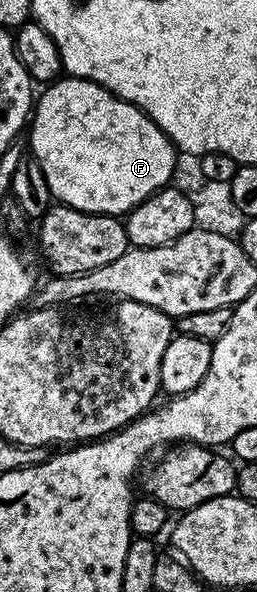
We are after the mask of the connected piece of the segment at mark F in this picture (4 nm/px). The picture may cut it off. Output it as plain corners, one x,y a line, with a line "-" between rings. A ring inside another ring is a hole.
65,75
52,83
46,84
42,89
45,90
42,93
40,90
39,96
36,98
31,110
31,120
27,125
27,137
29,133
28,152
39,163
39,167
43,167
43,175
47,178
47,187
51,191
51,195
60,204
69,205
73,209
78,209
84,213
102,213
108,217
121,217
122,215
129,214
136,205
143,203
152,193
158,193
173,181
178,150
164,131
138,105
133,105
130,101
124,101
116,93
107,91
101,85
87,80
86,77
70,77

